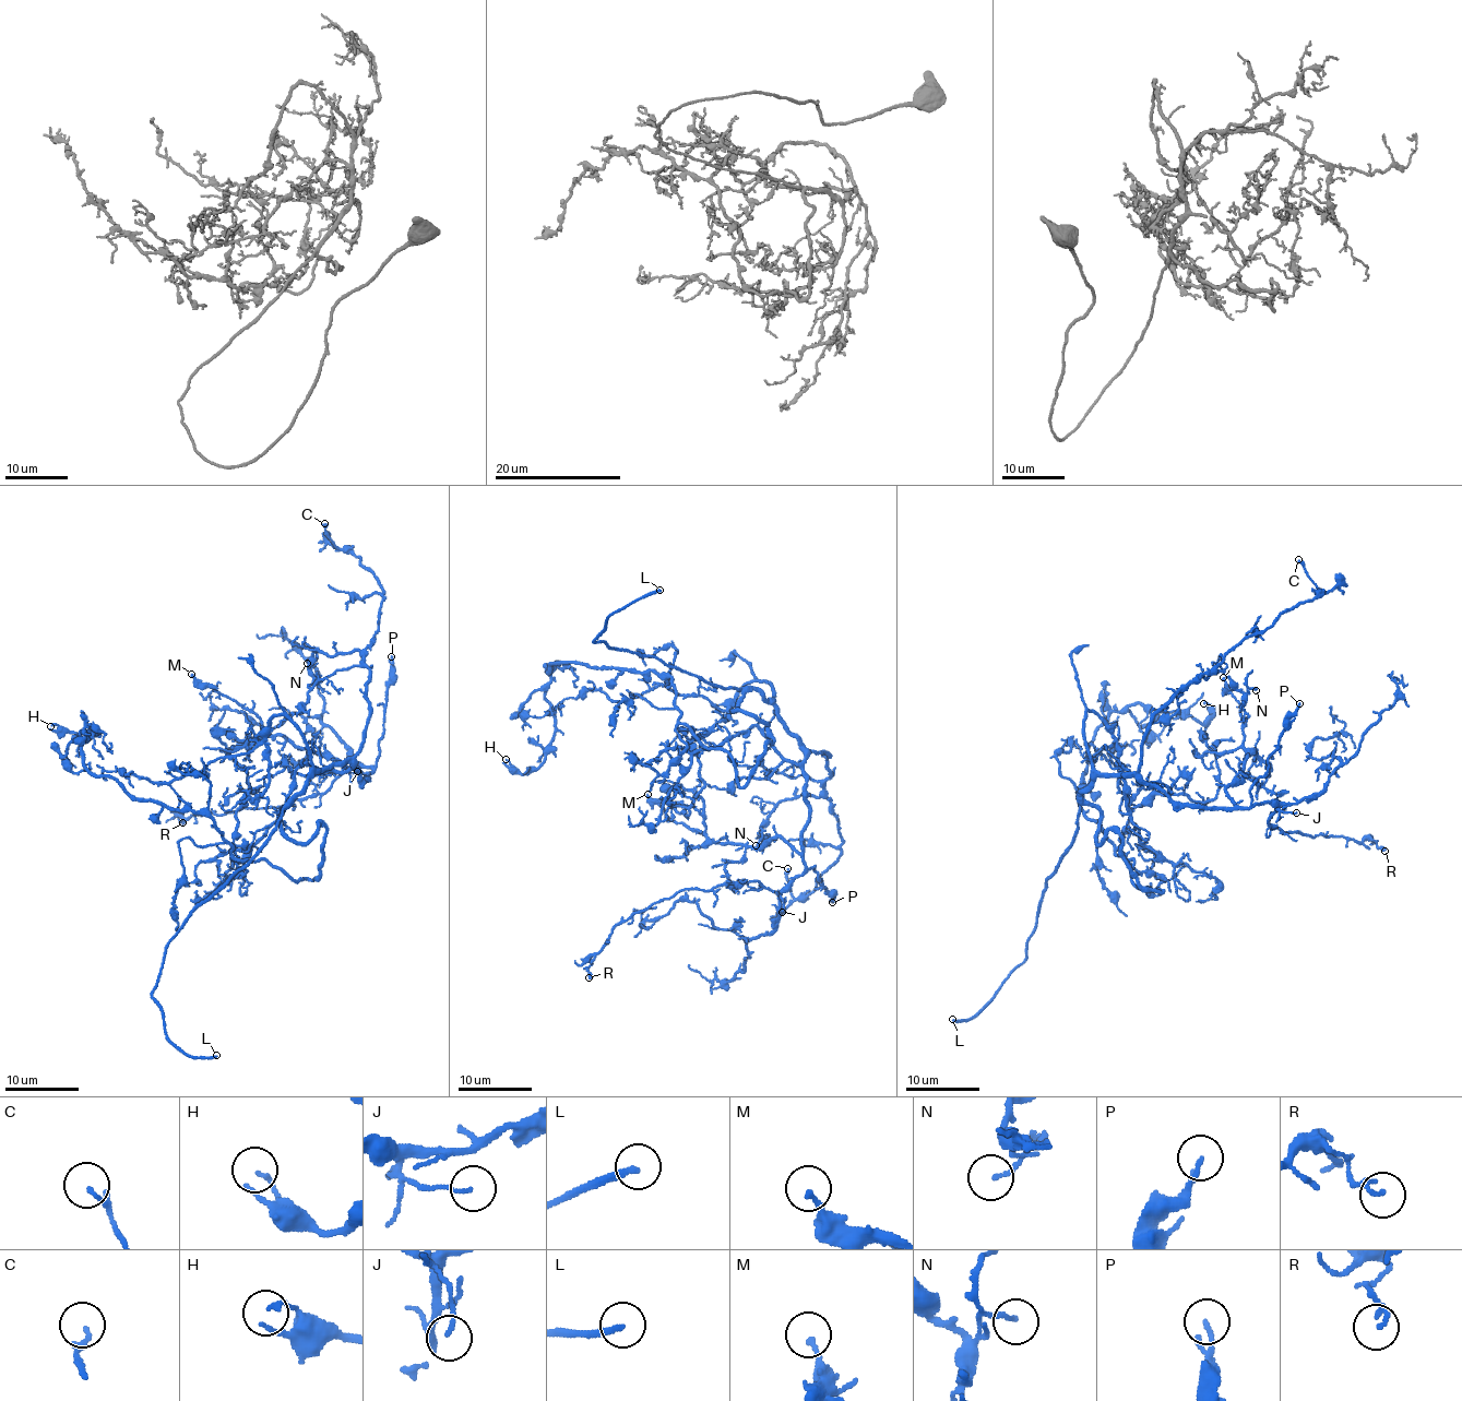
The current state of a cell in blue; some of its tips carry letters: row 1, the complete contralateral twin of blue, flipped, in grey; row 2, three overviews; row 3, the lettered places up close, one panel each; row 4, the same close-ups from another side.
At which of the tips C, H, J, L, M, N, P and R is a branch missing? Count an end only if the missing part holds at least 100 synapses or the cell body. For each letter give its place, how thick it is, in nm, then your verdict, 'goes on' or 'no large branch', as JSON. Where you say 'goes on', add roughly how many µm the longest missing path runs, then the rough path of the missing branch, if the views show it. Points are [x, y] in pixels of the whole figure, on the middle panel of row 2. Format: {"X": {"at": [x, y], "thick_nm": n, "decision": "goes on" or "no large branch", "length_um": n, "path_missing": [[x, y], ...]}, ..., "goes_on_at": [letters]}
{"C": {"at": [787, 868], "thick_nm": 170, "decision": "no large branch"}, "H": {"at": [506, 759], "thick_nm": 120, "decision": "no large branch"}, "J": {"at": [782, 912], "thick_nm": 110, "decision": "no large branch"}, "L": {"at": [660, 590], "thick_nm": 200, "decision": "goes on", "length_um": 80, "path_missing": [[660, 590], [716, 580], [777, 584], [807, 539], [808, 523], [799, 510], [841, 515], [853, 509]]}, "M": {"at": [648, 794], "thick_nm": 160, "decision": "no large branch"}, "N": {"at": [756, 845], "thick_nm": 100, "decision": "no large branch"}, "P": {"at": [832, 902], "thick_nm": 90, "decision": "no large branch"}, "R": {"at": [589, 977], "thick_nm": 160, "decision": "no large branch"}, "goes_on_at": ["L"]}

